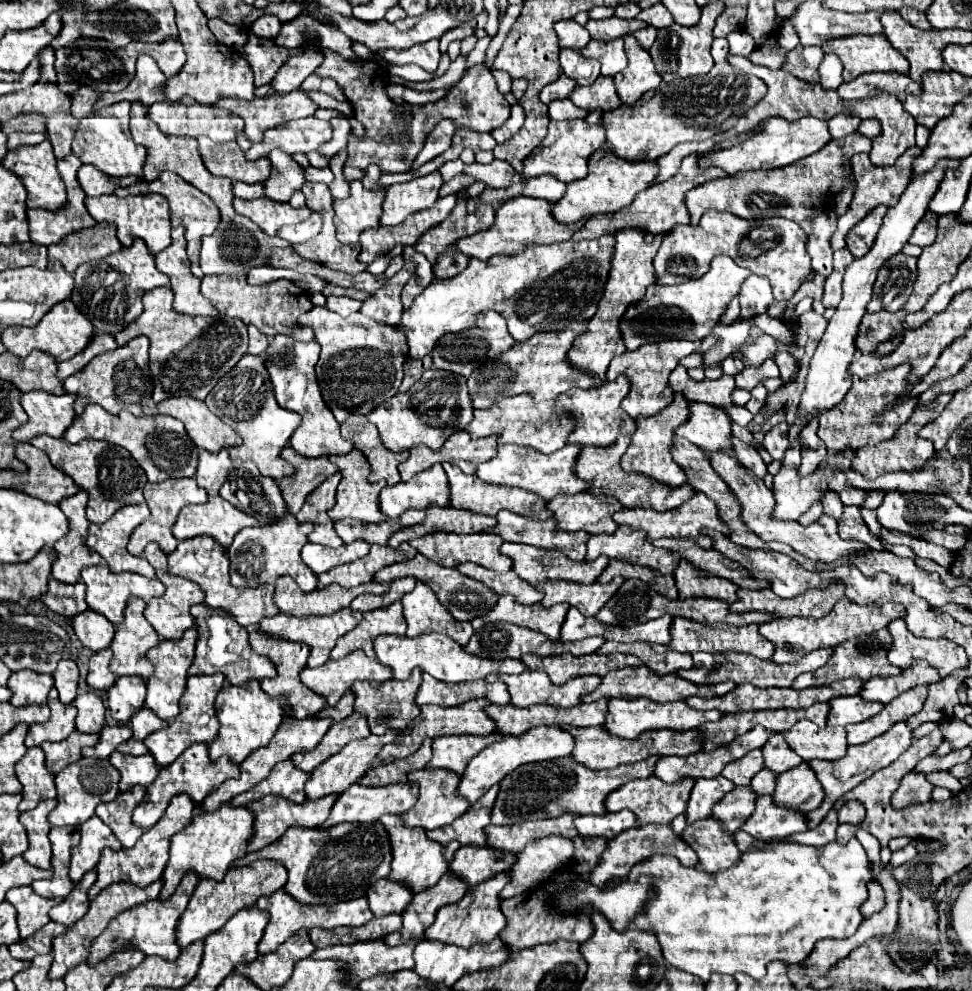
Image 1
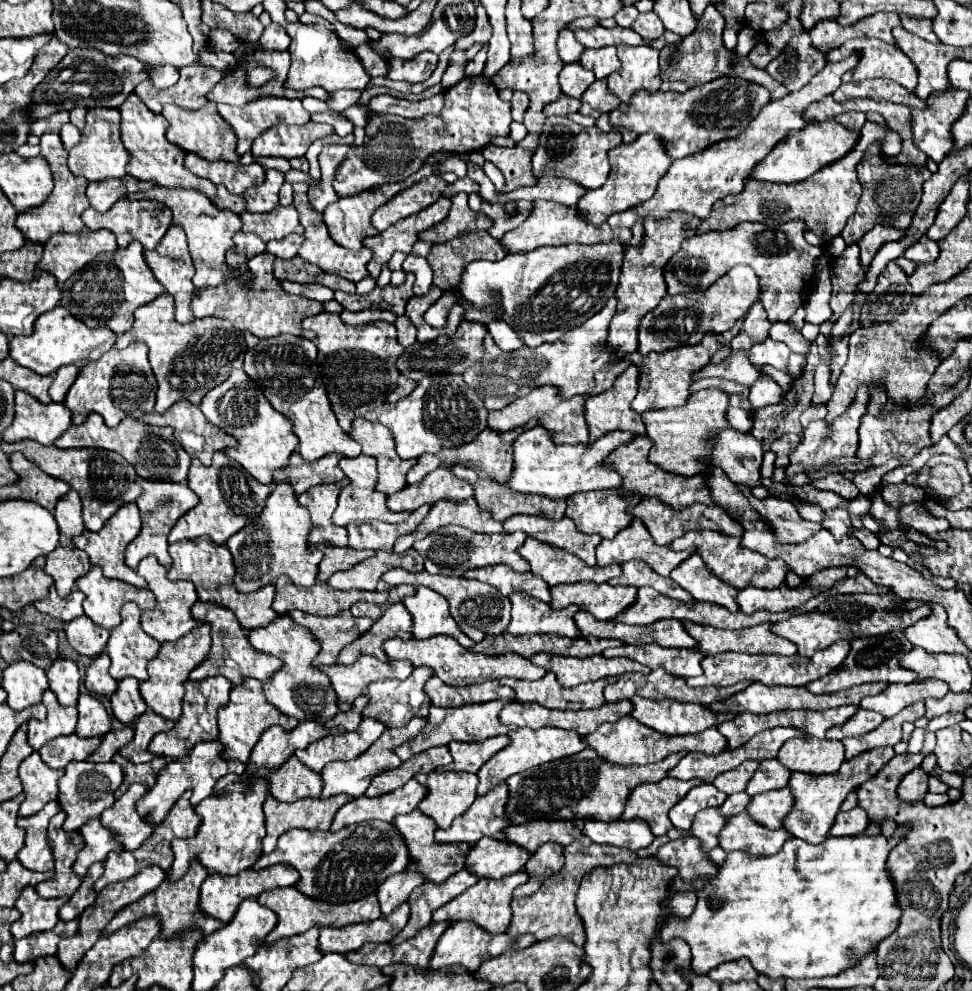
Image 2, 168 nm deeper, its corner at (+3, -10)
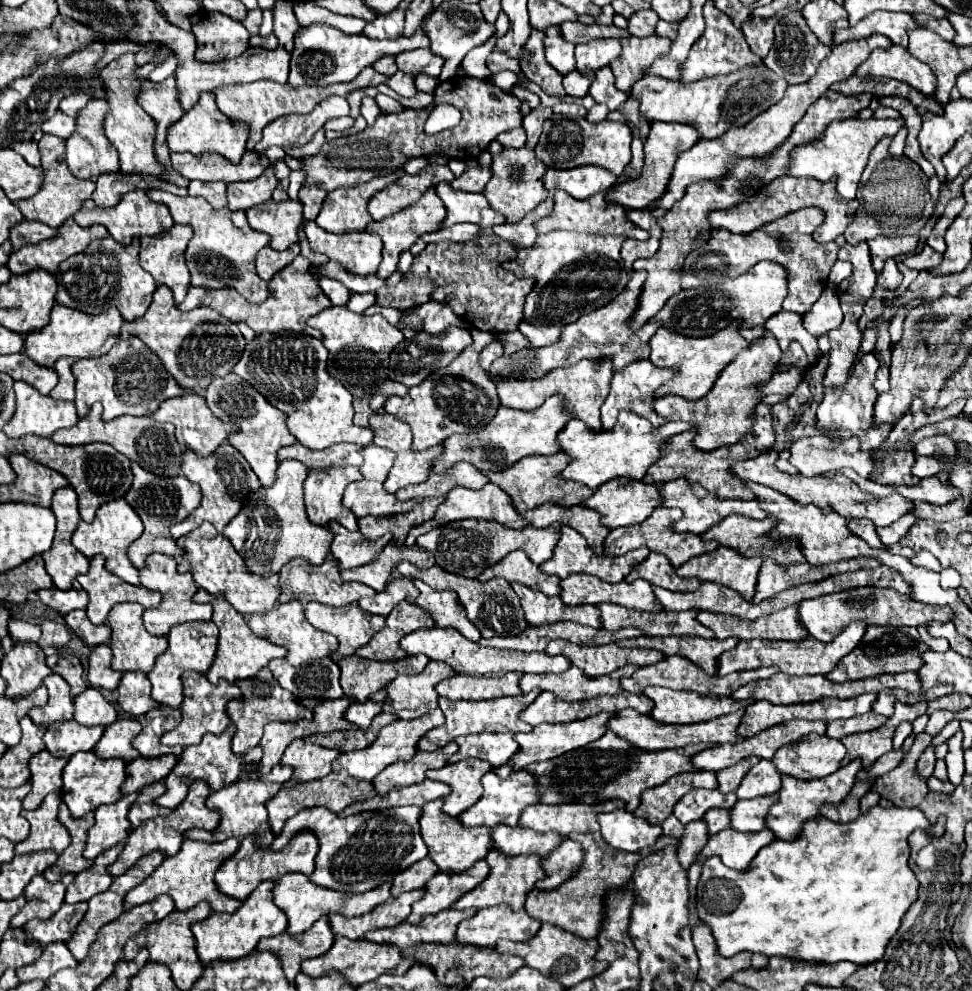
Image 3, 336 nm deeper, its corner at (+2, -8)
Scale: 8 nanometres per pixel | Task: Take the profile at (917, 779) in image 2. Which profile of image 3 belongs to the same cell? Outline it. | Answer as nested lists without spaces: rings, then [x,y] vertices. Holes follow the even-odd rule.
[[[930,746],[928,750],[924,750],[924,754],[920,756],[918,764],[916,764],[916,770],[920,774],[920,778],[928,780],[932,776],[932,770],[934,770],[934,762],[936,762],[936,756],[934,756],[934,748]]]

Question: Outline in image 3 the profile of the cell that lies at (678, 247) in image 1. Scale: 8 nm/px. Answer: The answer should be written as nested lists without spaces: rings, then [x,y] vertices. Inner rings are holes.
[[[802,208],[792,214],[786,214],[774,222],[768,222],[760,226],[754,232],[748,234],[734,234],[724,228],[714,228],[710,232],[708,242],[686,256],[684,268],[682,268],[682,288],[700,288],[702,284],[718,286],[724,280],[732,280],[738,274],[746,272],[760,260],[770,260],[780,264],[788,270],[788,296],[782,304],[782,310],[804,314],[812,308],[812,304],[818,300],[820,292],[826,286],[828,274],[832,264],[838,258],[840,246],[836,242],[818,244],[812,238],[812,232],[820,222],[824,220],[824,212],[820,208]]]

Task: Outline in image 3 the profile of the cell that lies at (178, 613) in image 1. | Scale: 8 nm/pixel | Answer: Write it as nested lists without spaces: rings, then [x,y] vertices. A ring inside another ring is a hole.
[[[150,554],[146,558],[146,566],[140,570],[140,584],[144,588],[150,588],[150,590],[156,590],[156,592],[162,594],[160,606],[156,610],[144,610],[144,616],[142,616],[146,630],[154,636],[166,636],[170,632],[170,628],[178,626],[178,624],[186,624],[186,622],[194,622],[194,620],[210,620],[212,618],[212,606],[192,602],[192,596],[198,590],[192,574],[188,574],[188,572],[180,574],[176,570],[176,566],[178,566],[176,560],[170,558],[170,556]]]

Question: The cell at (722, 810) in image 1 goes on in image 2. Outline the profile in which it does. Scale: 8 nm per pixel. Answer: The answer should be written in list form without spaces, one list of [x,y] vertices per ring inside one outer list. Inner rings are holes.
[[[707,808],[699,814],[695,814],[691,834],[699,838],[703,852],[709,852],[717,846],[717,834],[725,826],[725,818],[717,812],[717,808]]]

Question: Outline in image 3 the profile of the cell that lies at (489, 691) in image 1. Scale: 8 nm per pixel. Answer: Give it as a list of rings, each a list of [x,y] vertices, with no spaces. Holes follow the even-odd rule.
[[[508,672],[500,678],[484,678],[484,676],[452,676],[452,678],[446,678],[442,682],[436,684],[436,692],[442,696],[442,698],[450,698],[450,700],[490,700],[490,698],[502,698],[502,696],[516,696],[516,694],[522,694],[518,692],[520,686],[518,686],[518,680],[520,680],[522,672]]]

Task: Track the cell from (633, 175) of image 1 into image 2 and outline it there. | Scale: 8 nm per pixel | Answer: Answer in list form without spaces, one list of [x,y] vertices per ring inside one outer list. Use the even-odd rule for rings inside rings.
[[[645,132],[633,144],[621,144],[613,148],[609,152],[609,160],[613,168],[609,172],[605,186],[601,186],[599,190],[589,190],[577,204],[577,208],[585,214],[587,222],[595,226],[603,224],[615,212],[623,212],[627,208],[639,206],[645,200],[649,200],[655,194],[659,180],[671,166],[671,158],[667,156],[667,150],[663,148],[663,140],[659,140],[655,132]]]

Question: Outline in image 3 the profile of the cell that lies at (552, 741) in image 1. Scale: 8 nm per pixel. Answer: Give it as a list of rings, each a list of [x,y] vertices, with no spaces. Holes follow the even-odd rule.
[[[596,714],[592,718],[584,718],[584,720],[576,720],[576,722],[568,722],[568,724],[540,724],[536,726],[532,732],[520,732],[516,734],[516,742],[518,742],[518,752],[508,760],[508,764],[502,764],[494,770],[494,774],[498,774],[500,778],[506,778],[510,772],[522,770],[524,766],[532,764],[532,762],[542,762],[542,760],[552,760],[560,754],[566,754],[570,750],[582,748],[590,742],[594,742],[596,738],[600,738],[606,730],[604,730],[604,722],[608,722],[610,714]]]

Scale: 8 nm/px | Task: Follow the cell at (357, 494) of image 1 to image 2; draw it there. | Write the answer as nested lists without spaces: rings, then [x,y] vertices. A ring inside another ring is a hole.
[[[361,454],[357,458],[343,458],[339,462],[341,470],[345,472],[345,476],[351,480],[349,486],[345,486],[339,494],[339,506],[333,514],[333,522],[339,524],[339,526],[347,526],[349,522],[369,522],[369,520],[383,520],[383,522],[403,522],[409,512],[391,512],[387,508],[387,496],[383,496],[383,492],[377,492],[375,490],[375,484],[377,484],[377,462],[373,456],[367,456],[367,454]]]

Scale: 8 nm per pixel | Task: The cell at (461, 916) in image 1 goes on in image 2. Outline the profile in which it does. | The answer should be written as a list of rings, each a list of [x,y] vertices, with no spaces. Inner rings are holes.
[[[519,870],[511,876],[503,876],[499,880],[479,880],[475,886],[471,886],[467,892],[459,894],[455,900],[451,900],[451,904],[445,904],[443,908],[437,908],[433,912],[433,922],[457,922],[457,920],[473,920],[475,924],[479,924],[481,928],[485,928],[491,934],[501,934],[509,928],[511,922],[511,898],[513,898],[513,890],[519,884],[525,884],[529,880],[527,872]]]

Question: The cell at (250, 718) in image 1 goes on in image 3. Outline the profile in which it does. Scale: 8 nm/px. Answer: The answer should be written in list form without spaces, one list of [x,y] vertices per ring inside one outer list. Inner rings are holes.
[[[270,668],[260,670],[254,676],[254,680],[250,680],[250,678],[248,680],[238,680],[236,684],[242,690],[242,698],[240,700],[230,700],[228,706],[226,706],[228,718],[236,726],[236,734],[234,734],[234,740],[232,740],[232,752],[234,754],[244,754],[246,750],[256,748],[260,738],[262,738],[264,724],[268,724],[272,720],[278,720],[278,722],[296,722],[296,720],[312,718],[312,712],[302,708],[296,702],[296,698],[274,680]]]

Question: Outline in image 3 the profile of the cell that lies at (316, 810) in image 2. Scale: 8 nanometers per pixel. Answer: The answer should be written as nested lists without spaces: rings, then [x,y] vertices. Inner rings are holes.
[[[328,774],[328,778],[320,778],[316,782],[304,782],[304,784],[296,784],[296,786],[290,786],[290,788],[282,788],[274,798],[270,798],[266,802],[266,810],[268,810],[272,832],[274,832],[274,836],[278,836],[284,828],[284,822],[288,818],[296,816],[300,810],[324,806],[324,808],[332,810],[334,814],[338,814],[346,806],[350,806],[354,802],[368,800],[372,796],[376,796],[376,792],[372,790],[372,782],[360,782],[356,778],[348,778],[348,774]]]

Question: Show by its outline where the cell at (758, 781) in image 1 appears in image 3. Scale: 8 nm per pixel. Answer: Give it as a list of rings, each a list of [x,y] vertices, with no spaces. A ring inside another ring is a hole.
[[[712,808],[708,810],[708,814],[704,814],[704,820],[708,824],[710,834],[720,832],[722,828],[730,826],[730,810],[722,810],[722,808]]]

